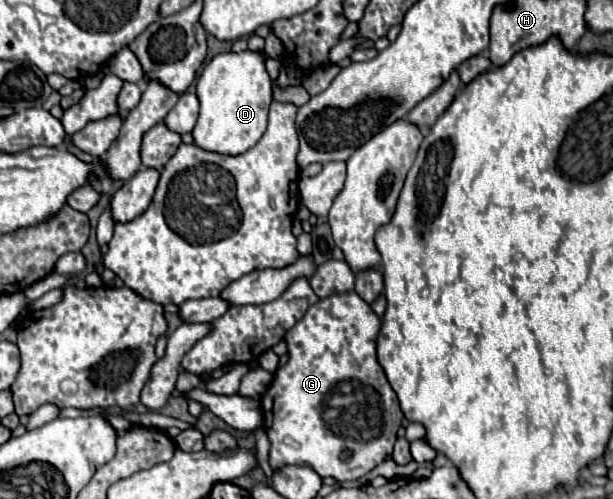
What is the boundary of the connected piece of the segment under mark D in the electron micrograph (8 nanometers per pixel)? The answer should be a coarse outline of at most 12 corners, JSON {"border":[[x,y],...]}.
{"border":[[262,51],[212,57],[196,81],[198,147],[248,151],[262,137],[272,103]]}

